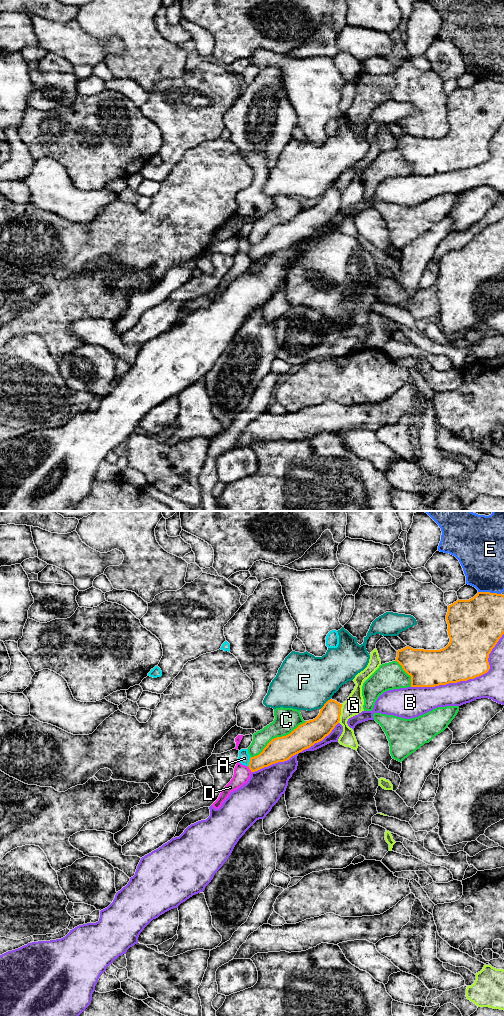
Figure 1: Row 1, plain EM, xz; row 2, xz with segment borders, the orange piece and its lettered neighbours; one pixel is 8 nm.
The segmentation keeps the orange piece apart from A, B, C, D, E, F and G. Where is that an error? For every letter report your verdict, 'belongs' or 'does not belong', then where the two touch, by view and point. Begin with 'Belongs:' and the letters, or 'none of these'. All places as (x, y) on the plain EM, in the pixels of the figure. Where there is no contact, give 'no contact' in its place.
Belongs: none of these
A: does not belong; contact xz (249, 250)
B: does not belong; contact xz (468, 167)
C: does not belong; contact xz (278, 225)
D: does not belong; contact xz (249, 256)
E: does not belong; contact xz (489, 80)
F: does not belong; contact xz (325, 191)
G: does not belong; contact xz (340, 201)

